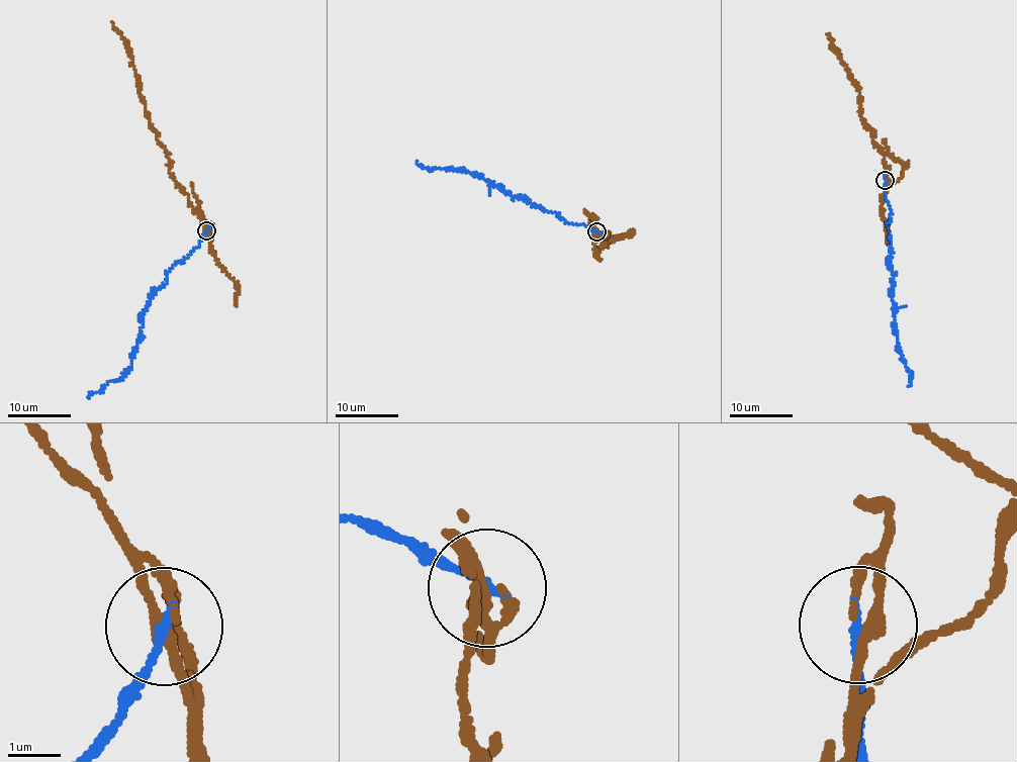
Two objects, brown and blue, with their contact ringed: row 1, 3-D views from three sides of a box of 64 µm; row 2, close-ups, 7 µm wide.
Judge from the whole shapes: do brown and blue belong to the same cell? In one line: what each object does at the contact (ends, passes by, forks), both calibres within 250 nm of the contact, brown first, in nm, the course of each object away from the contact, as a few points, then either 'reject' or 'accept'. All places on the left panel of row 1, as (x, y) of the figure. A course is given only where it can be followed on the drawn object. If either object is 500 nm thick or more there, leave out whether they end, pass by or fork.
brown passes by | blue ends | 220/150 nm | brown via (207, 230), (191, 208), (187, 194), (173, 179), (166, 151), (150, 123), (127, 41), (111, 22) | blue via (207, 230), (203, 240), (167, 272), (166, 283), (155, 291), (142, 313), (142, 340), (131, 367), (87, 398) | reject

